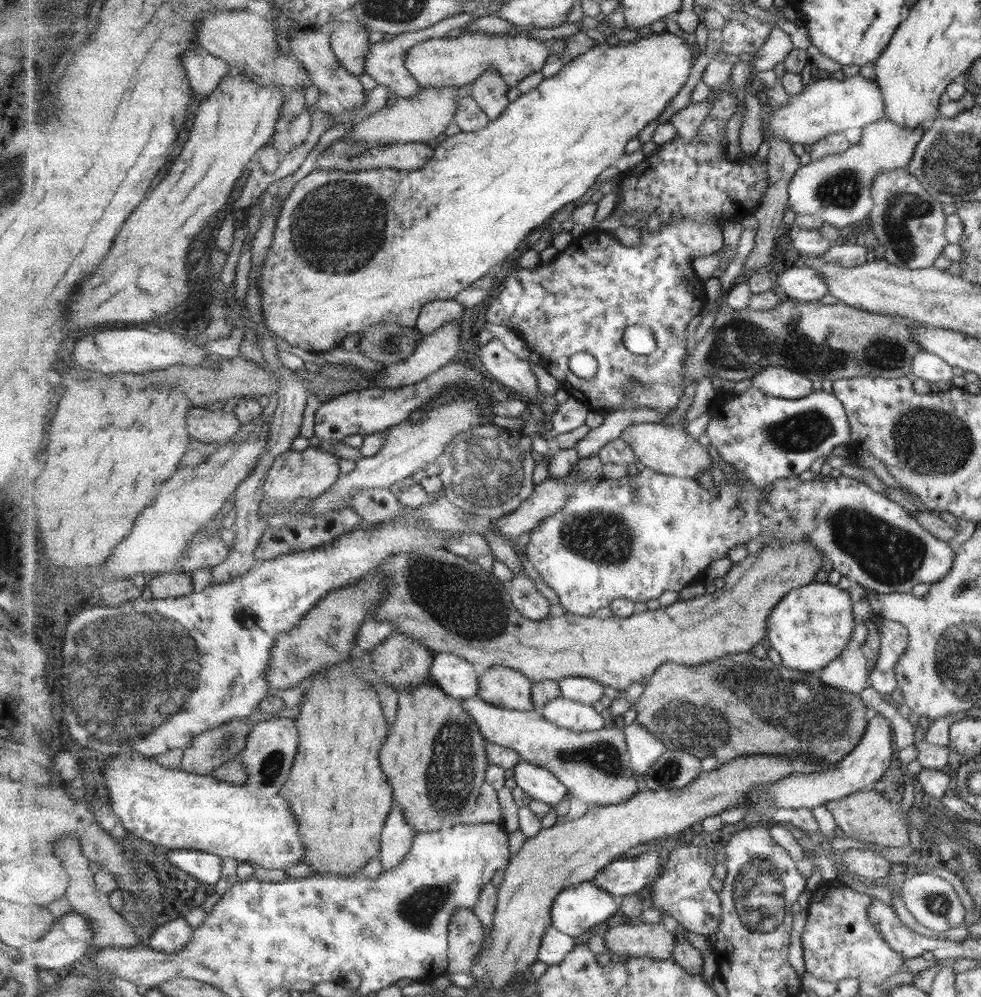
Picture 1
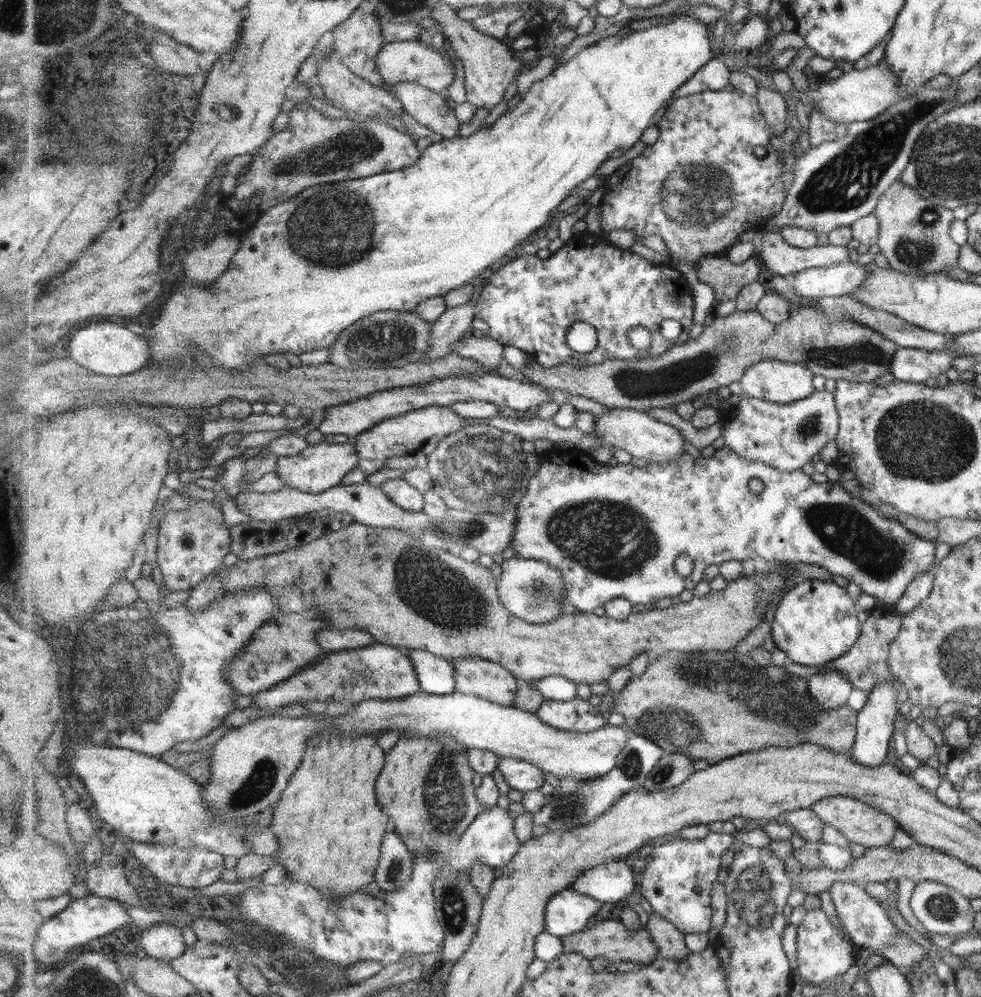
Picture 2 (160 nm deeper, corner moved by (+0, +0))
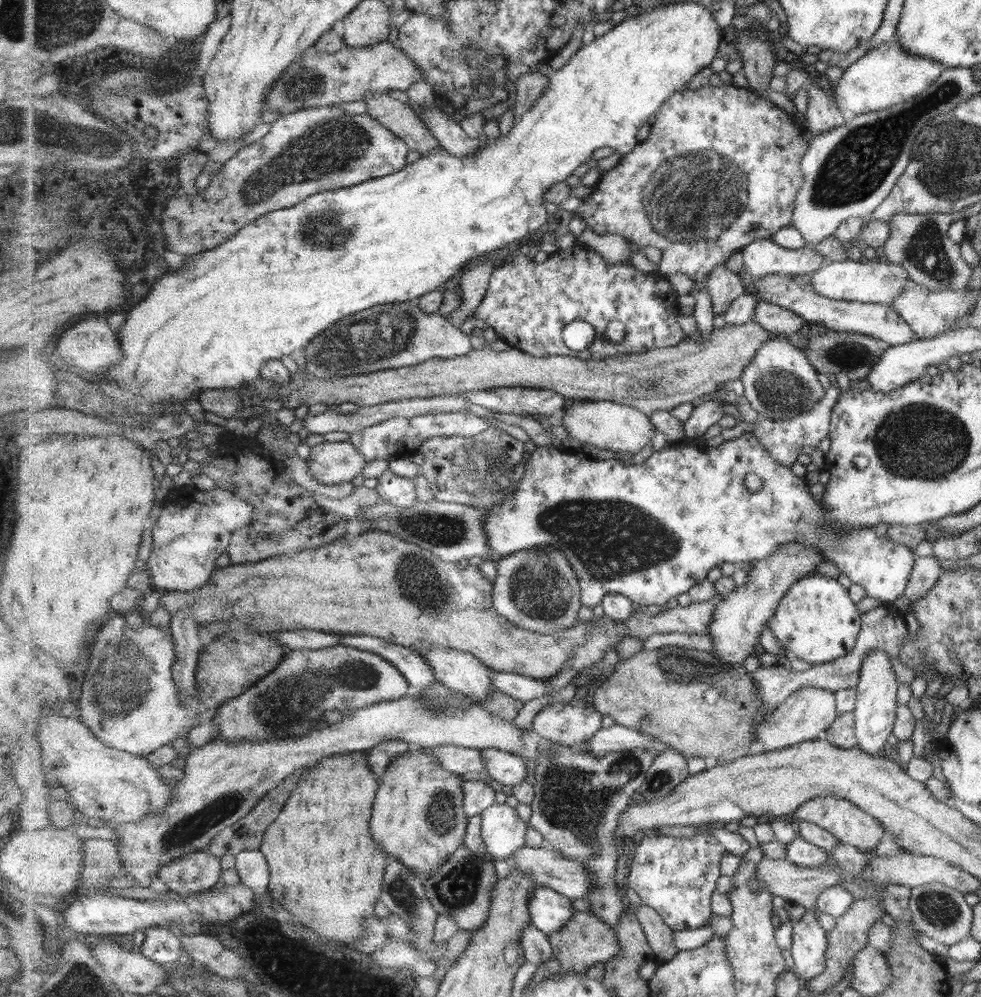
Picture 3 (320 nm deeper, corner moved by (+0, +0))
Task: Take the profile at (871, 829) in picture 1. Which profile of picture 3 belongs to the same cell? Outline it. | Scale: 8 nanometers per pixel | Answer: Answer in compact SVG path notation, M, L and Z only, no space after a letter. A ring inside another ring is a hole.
M817 796L815 800L809 800L794 814L794 820L808 820L824 828L832 834L838 842L850 844L860 851L869 852L878 844L879 839L885 834L881 823L875 820L870 813L863 812L858 806L837 796Z

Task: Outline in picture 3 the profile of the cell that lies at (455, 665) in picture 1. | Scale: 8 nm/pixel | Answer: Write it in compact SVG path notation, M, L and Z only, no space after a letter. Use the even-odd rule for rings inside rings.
M344 634L340 635L340 642L344 646L362 649L363 651L377 654L390 661L399 671L406 676L408 683L414 691L428 689L435 684L436 674L429 661L419 651L393 644L383 640L383 637Z

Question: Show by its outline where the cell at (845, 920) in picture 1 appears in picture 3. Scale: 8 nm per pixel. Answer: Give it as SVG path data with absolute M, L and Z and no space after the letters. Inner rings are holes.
M806 911L793 924L793 946L787 953L802 980L814 979L825 968L827 947L829 940L817 923L817 911Z

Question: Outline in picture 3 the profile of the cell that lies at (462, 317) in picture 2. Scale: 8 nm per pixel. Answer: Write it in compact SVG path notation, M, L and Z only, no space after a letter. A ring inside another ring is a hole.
M483 256L481 260L473 262L473 264L459 276L459 286L462 290L464 301L451 317L447 317L451 324L460 328L471 316L473 317L475 315L476 308L481 304L481 301L485 298L486 292L488 291L492 274L498 267L499 266L493 264L492 261L489 261L489 258Z

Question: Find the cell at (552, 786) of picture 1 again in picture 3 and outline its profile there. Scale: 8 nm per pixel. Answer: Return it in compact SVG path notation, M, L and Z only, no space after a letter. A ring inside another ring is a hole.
M498 748L481 749L488 775L499 783L515 786L527 778L527 766L521 756Z

